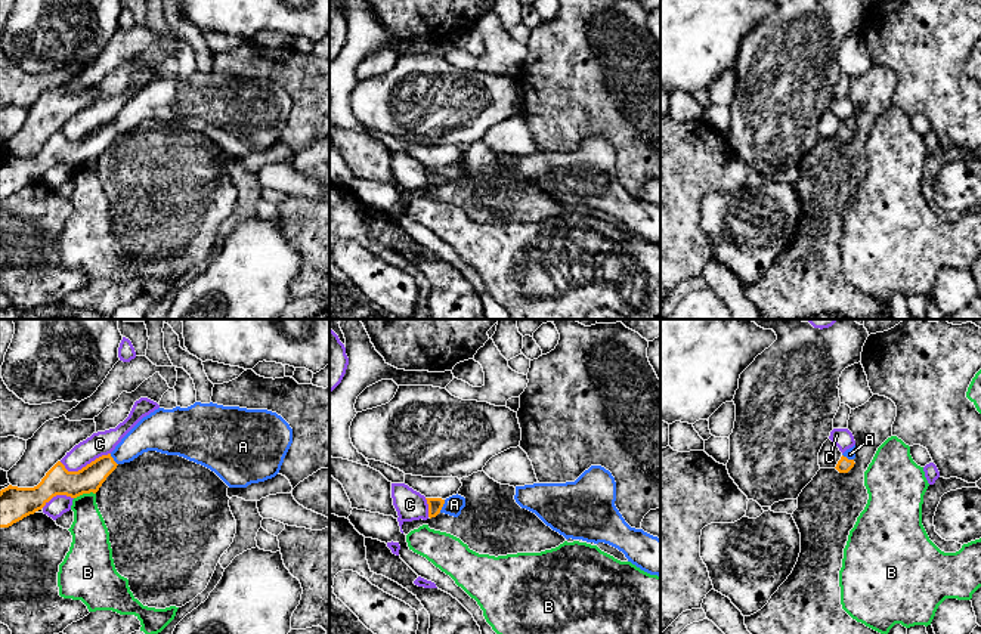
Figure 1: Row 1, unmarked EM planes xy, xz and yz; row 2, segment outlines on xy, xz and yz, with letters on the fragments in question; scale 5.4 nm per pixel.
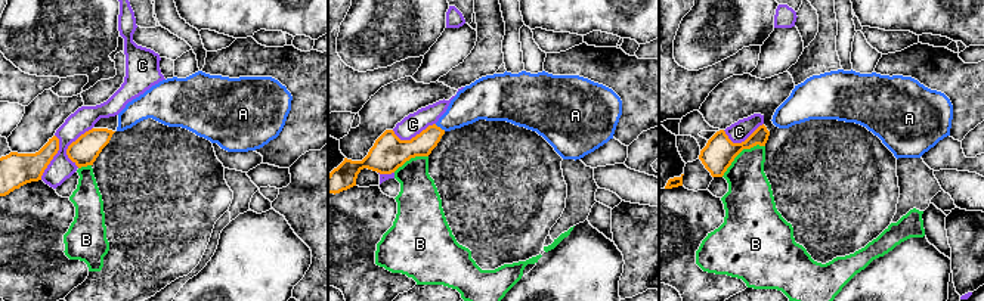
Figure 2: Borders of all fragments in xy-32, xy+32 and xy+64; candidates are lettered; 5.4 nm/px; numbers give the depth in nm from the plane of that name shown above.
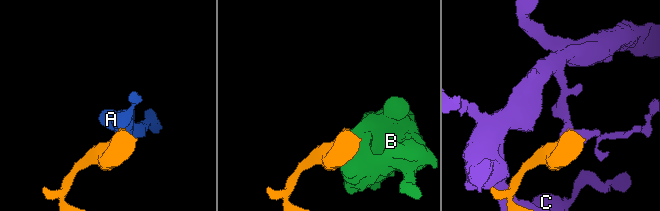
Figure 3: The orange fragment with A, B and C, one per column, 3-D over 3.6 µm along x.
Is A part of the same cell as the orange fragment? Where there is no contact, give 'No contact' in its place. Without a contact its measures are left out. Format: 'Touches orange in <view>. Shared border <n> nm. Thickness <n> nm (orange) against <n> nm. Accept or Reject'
Touches orange in xz. Shared border 80 nm. Thickness 80 nm (orange) against 100 nm. Accept

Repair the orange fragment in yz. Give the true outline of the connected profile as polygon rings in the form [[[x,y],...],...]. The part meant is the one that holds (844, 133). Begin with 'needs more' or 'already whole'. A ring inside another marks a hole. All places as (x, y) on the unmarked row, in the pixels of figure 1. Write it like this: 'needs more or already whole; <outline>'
needs more; [[[855,114],[852,115],[852,117],[850,117],[850,118],[847,118],[844,123],[842,123],[842,126],[841,126],[841,129],[838,130],[838,133],[836,133],[836,139],[839,140],[839,142],[848,142],[852,136],[854,136],[854,127],[855,127]]]

